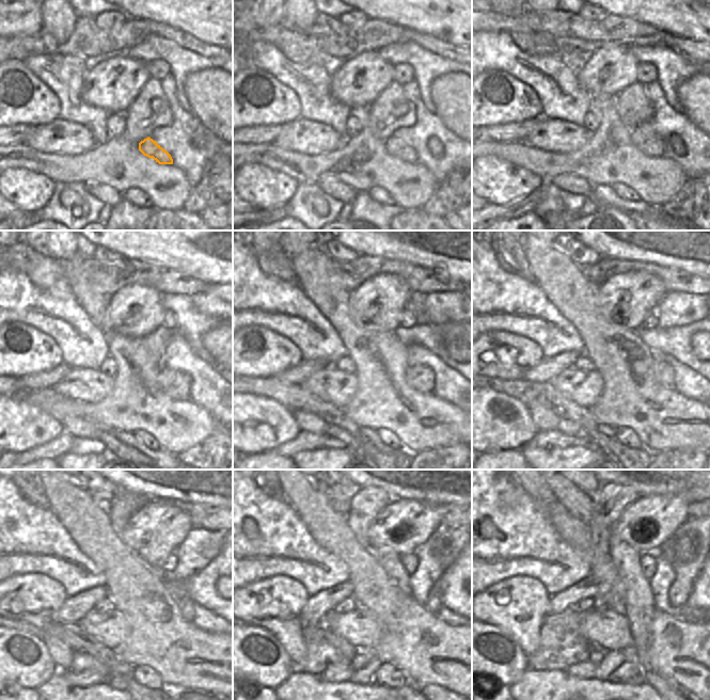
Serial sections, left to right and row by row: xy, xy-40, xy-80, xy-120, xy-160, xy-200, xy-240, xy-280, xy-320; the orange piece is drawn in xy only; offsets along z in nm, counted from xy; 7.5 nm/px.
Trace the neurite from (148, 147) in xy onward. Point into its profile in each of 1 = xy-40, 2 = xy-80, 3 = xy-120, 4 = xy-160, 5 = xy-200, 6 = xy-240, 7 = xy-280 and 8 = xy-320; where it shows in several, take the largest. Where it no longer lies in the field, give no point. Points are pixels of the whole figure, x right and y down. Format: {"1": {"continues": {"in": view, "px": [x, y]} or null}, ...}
{"1": {"continues": {"in": "xy-40", "px": [396, 147]}}, "2": {"continues": {"in": "xy-80", "px": [652, 147]}}, "3": {"continues": {"in": "xy-120", "px": [176, 384]}}, "4": {"continues": {"in": "xy-160", "px": [420, 378]}}, "5": {"continues": {"in": "xy-200", "px": [664, 375]}}, "6": {"continues": {"in": "xy-240", "px": [186, 605]}}, "7": {"continues": {"in": "xy-280", "px": [434, 603]}}, "8": {"continues": {"in": "xy-320", "px": [688, 547]}}}

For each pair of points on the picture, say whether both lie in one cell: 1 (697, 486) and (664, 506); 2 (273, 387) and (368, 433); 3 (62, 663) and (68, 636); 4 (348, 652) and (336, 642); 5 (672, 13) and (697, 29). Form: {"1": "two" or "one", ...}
{"1": "two", "2": "two", "3": "two", "4": "one", "5": "one"}

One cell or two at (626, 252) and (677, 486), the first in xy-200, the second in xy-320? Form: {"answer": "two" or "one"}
{"answer": "one"}

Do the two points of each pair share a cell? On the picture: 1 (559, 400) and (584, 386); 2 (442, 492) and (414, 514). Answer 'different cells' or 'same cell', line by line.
1: different cells
2: different cells

